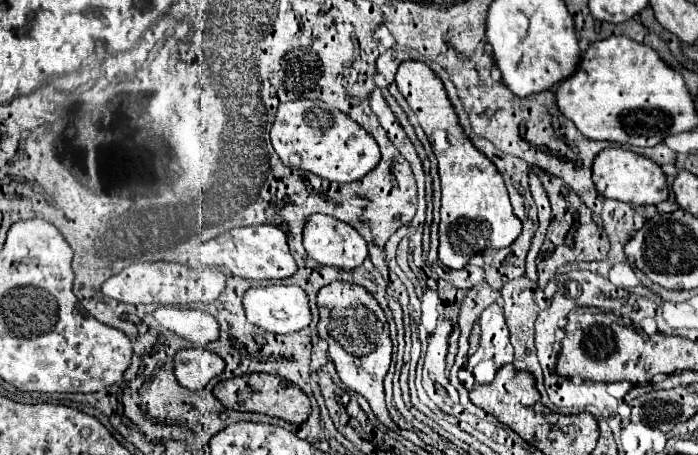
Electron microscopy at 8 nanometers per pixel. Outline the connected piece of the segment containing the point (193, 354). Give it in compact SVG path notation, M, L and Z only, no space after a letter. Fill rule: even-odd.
M186 348L180 350L174 358L174 374L180 382L180 386L188 390L200 390L204 388L214 376L222 374L224 370L224 360L206 350L206 348Z

